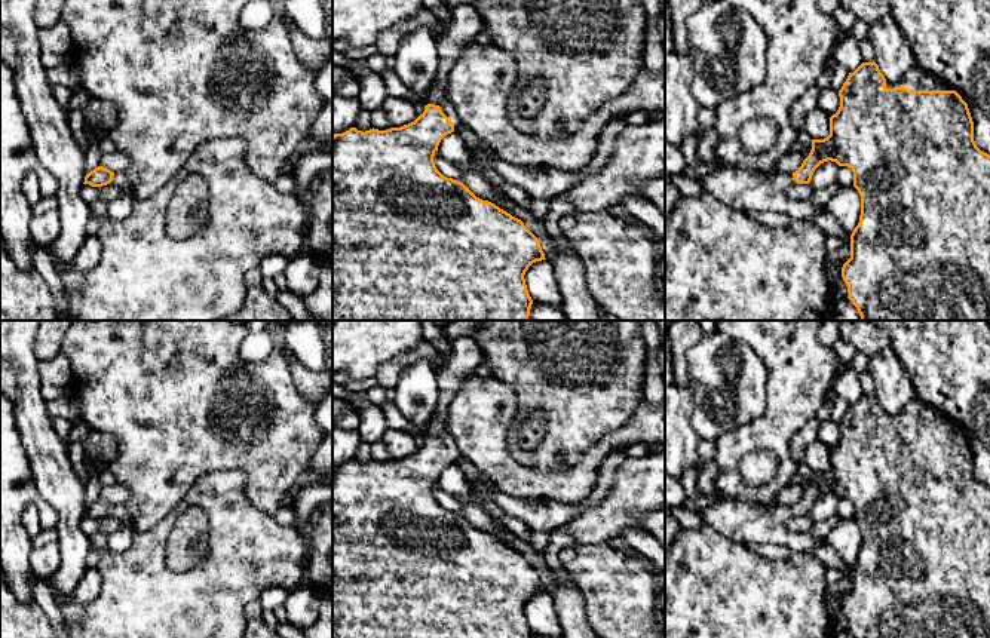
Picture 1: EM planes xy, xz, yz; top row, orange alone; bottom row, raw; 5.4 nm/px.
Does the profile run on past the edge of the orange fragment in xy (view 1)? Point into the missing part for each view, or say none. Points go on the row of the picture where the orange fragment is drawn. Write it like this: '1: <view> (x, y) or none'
1: xy (119, 208)

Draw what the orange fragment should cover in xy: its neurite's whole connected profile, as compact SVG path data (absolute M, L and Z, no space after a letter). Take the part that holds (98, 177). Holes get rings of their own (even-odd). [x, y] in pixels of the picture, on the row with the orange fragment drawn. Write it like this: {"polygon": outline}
{"polygon": "M98 166L86 174L83 184L89 184L92 187L102 187L110 182L119 187L120 196L111 202L107 202L105 217L108 220L123 220L132 212L135 202L129 182L123 172L114 174L107 168Z"}

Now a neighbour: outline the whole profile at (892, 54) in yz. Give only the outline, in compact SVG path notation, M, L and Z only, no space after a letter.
M891 13L870 25L868 40L874 62L888 82L899 82L916 64L914 52Z

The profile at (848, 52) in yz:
M845 33L839 39L831 56L849 73L853 73L864 62L859 42L850 33Z

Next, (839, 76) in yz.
M836 62L831 73L833 74L831 74L830 88L839 92L843 83L846 82L849 71L843 65Z

